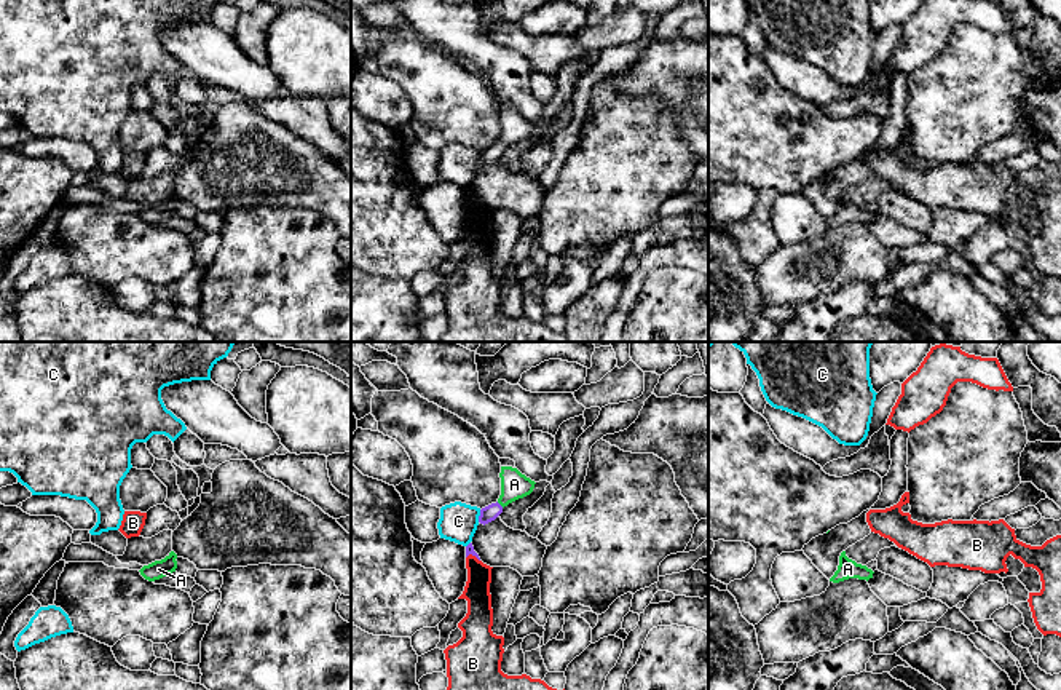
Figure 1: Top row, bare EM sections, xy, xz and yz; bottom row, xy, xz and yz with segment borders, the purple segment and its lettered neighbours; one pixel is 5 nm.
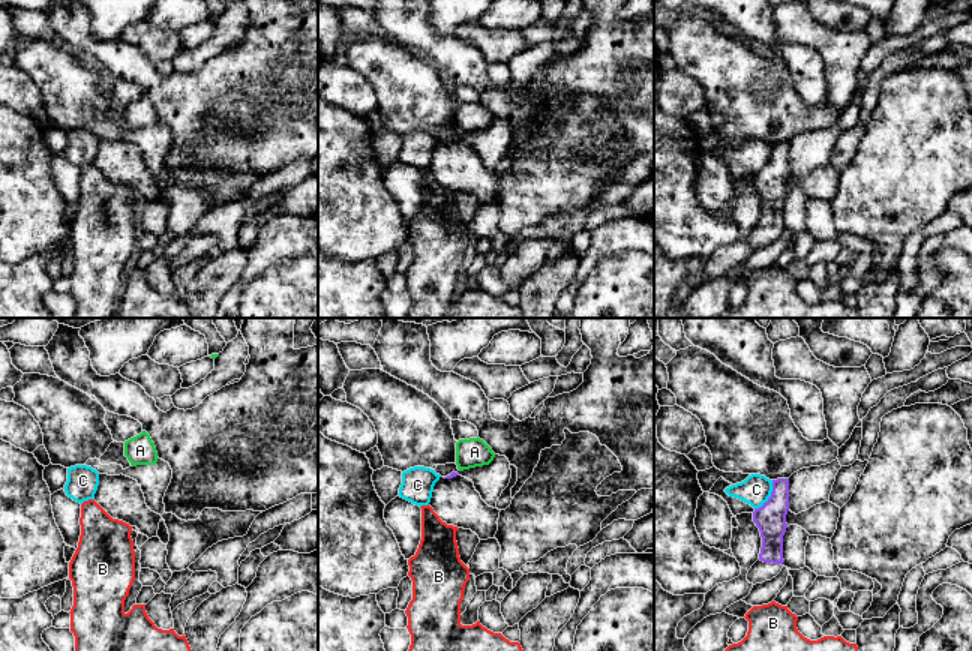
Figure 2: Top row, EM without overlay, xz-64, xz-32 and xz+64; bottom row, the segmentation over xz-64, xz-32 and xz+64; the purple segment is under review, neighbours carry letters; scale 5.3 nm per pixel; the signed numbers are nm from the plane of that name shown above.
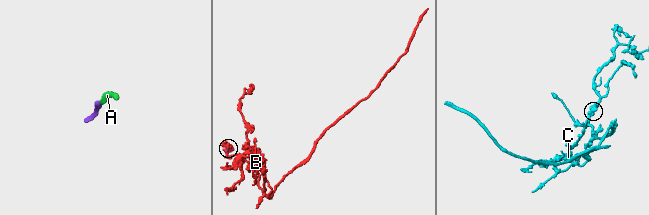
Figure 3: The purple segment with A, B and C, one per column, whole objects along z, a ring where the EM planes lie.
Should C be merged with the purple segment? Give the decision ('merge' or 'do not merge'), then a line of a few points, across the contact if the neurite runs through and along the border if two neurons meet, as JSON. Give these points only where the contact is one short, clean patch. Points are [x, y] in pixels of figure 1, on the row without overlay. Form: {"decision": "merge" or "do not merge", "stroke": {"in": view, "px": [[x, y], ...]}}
{"decision": "do not merge", "stroke": {"in": "xz", "px": [[481, 152], [477, 163]]}}

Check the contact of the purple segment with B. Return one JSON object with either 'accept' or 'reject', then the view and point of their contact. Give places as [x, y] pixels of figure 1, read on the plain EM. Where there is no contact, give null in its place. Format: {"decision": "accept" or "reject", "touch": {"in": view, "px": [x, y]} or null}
{"decision": "reject", "touch": {"in": "xz", "px": [473, 197]}}

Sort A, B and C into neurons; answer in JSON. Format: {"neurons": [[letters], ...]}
{"neurons": [["A"], ["B"], ["C"]]}

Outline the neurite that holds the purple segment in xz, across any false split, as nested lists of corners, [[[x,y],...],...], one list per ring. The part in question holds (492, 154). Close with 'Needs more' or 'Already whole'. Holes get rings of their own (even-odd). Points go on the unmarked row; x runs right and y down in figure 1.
[[[501,109],[499,120],[501,137],[498,144],[480,152],[479,165],[483,168],[495,163],[509,145],[530,137],[536,126],[512,109]]]. Needs more

